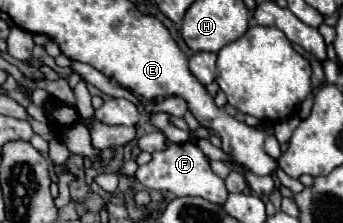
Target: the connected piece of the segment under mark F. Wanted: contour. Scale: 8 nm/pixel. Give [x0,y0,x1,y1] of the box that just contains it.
[134,140,228,204]

